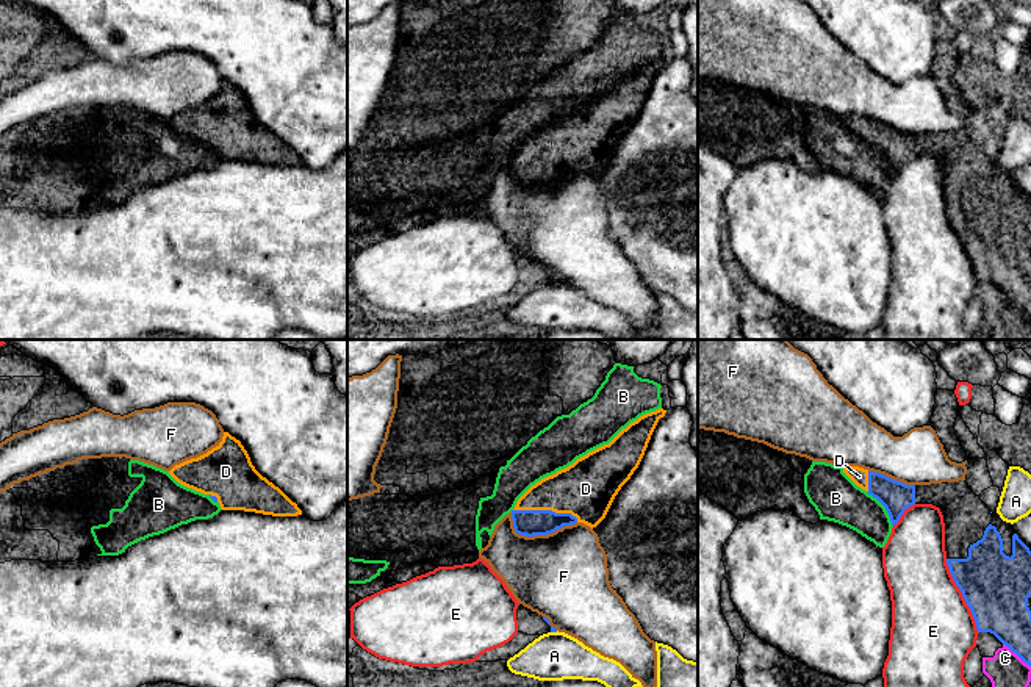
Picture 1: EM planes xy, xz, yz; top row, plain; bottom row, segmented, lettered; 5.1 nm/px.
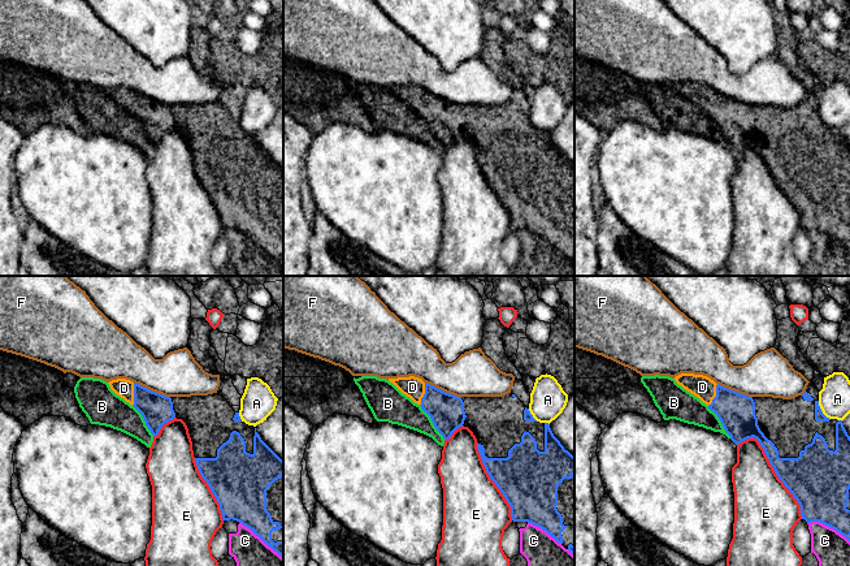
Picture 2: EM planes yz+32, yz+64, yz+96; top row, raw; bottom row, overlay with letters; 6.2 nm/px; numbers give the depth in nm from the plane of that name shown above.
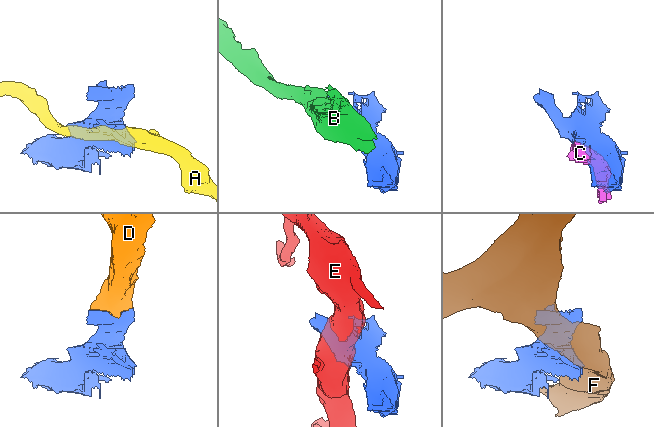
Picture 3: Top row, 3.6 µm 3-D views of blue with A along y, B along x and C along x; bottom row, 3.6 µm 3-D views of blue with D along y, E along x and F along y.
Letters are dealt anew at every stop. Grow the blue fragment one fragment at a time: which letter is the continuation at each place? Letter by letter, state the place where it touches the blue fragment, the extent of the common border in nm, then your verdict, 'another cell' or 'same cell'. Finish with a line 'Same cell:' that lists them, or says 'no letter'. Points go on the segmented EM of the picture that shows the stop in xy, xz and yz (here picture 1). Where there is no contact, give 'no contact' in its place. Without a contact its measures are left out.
A: xz (554, 631) | 40 nm | another cell
B: yz (886, 509) | 220 nm | another cell
C: yz (1017, 654) | 190 nm | another cell
D: xz (546, 510) | 340 nm | same cell
E: yz (962, 595) | 420 nm | another cell
F: xz (537, 534) | 340 nm | another cell
Same cell: D

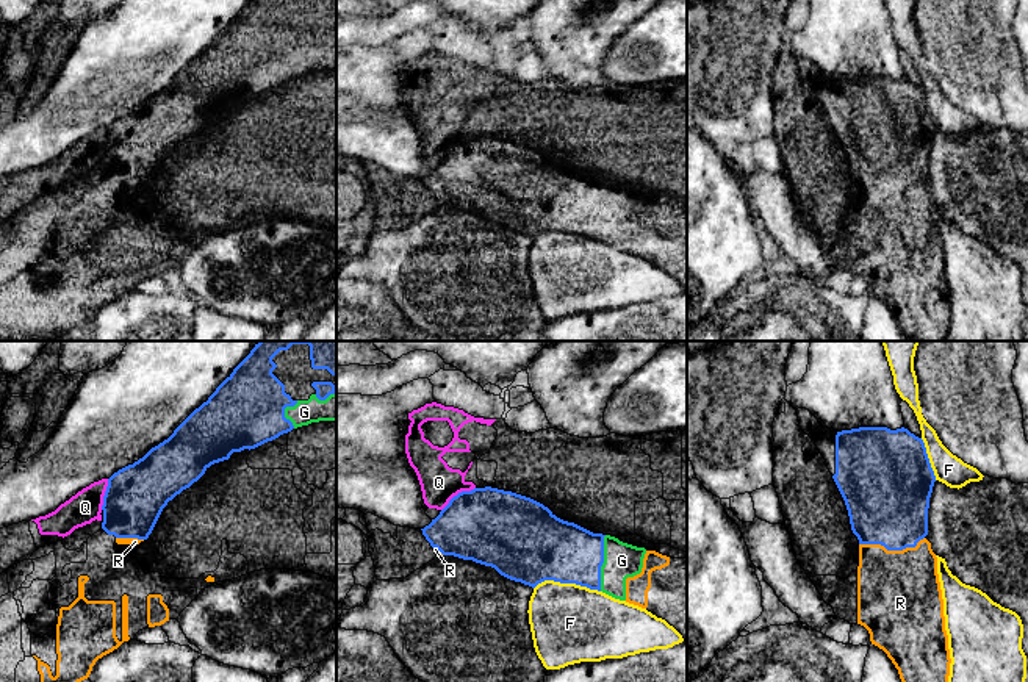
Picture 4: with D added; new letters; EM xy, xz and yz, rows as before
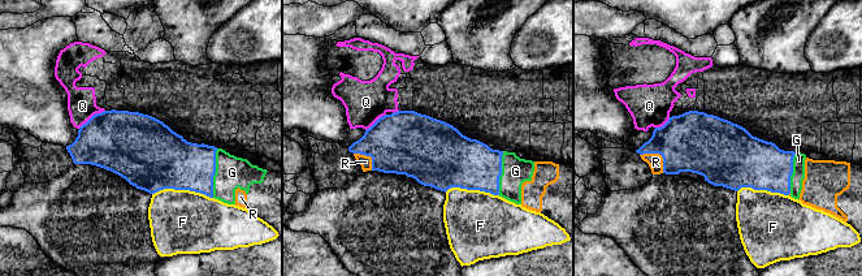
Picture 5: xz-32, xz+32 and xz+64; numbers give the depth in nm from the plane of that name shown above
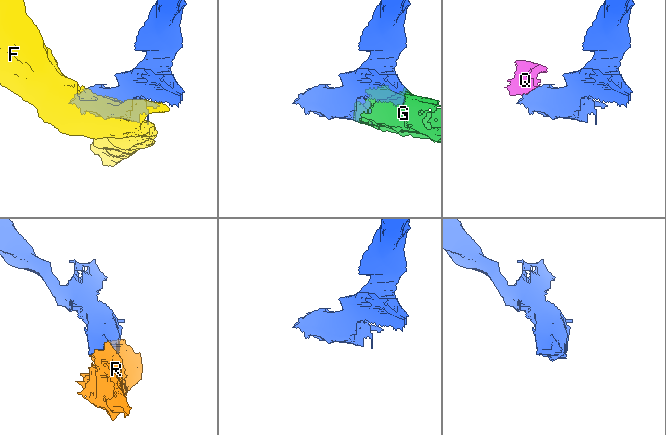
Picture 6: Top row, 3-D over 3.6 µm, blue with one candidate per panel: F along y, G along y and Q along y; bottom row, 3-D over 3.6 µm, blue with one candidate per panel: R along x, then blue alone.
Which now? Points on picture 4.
F: xz (567, 582) | 340 nm | another cell
G: xz (603, 562) | 280 nm | same cell
Q: xz (459, 493) | 220 nm | another cell
R: yz (891, 549) | 340 nm | same cell
Same cell: G, R

